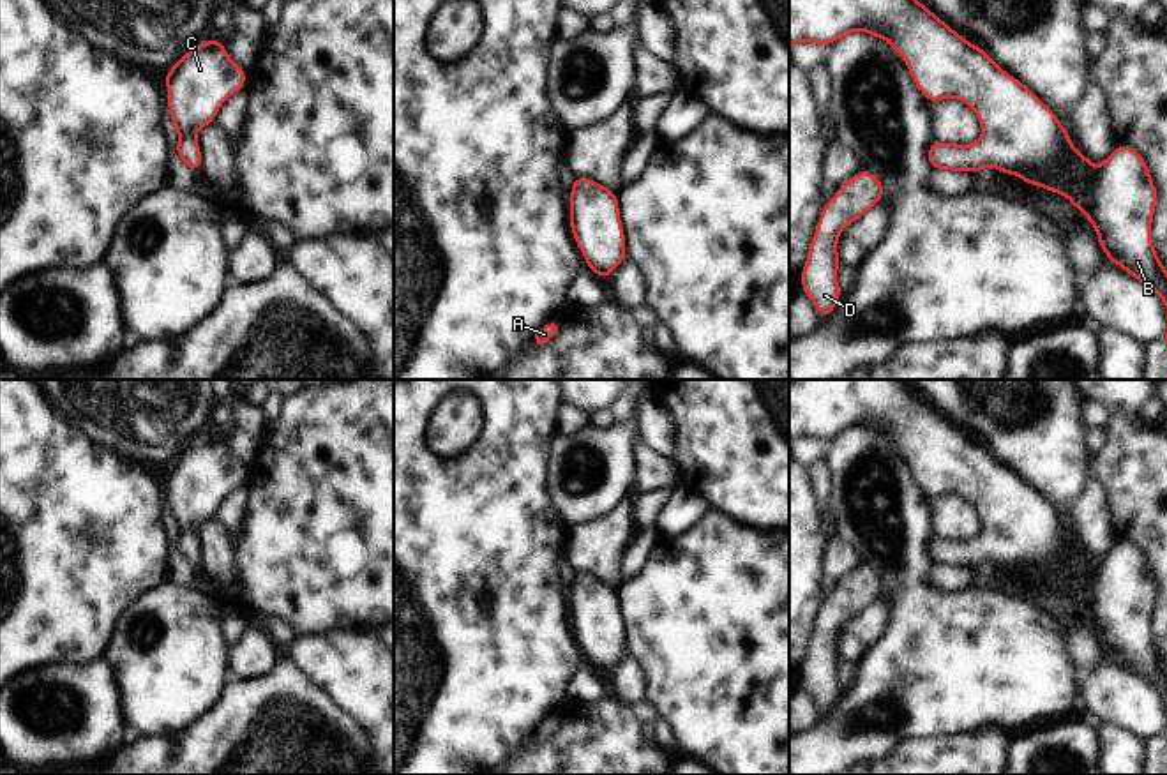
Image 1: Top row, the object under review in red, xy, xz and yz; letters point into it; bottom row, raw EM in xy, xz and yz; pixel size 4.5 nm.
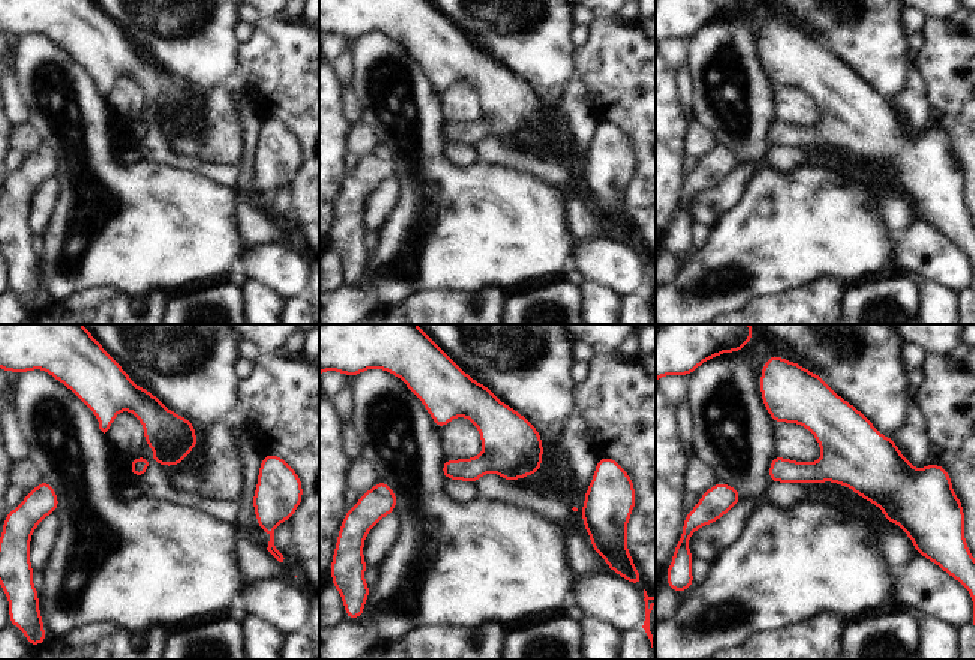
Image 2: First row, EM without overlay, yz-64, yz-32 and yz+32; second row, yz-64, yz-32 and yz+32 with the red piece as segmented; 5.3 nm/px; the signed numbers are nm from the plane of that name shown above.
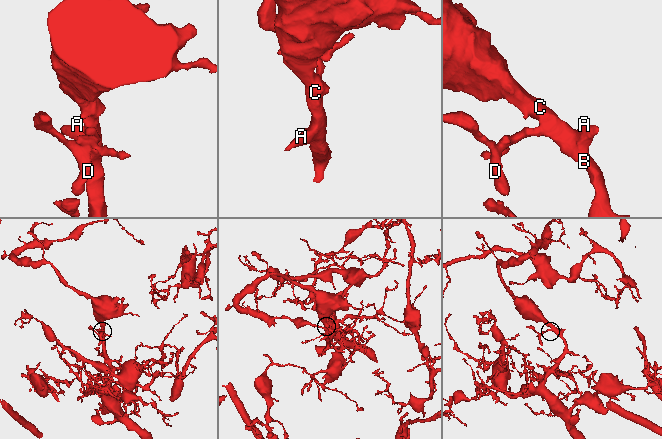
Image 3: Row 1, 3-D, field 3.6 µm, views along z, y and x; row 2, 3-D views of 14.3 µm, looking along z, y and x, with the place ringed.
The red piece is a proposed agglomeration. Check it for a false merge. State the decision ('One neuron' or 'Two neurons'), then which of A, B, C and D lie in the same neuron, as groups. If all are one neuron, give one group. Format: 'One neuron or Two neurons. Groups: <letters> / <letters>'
One neuron. Groups: A B C D.

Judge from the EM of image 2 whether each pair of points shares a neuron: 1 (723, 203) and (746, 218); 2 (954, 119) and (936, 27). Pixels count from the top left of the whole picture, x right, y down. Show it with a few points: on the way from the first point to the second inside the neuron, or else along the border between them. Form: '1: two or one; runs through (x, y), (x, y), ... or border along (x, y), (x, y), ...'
1: two; border along (752, 179), (741, 200), (710, 227)
2: one; runs through (954, 96), (954, 66), (947, 50)

